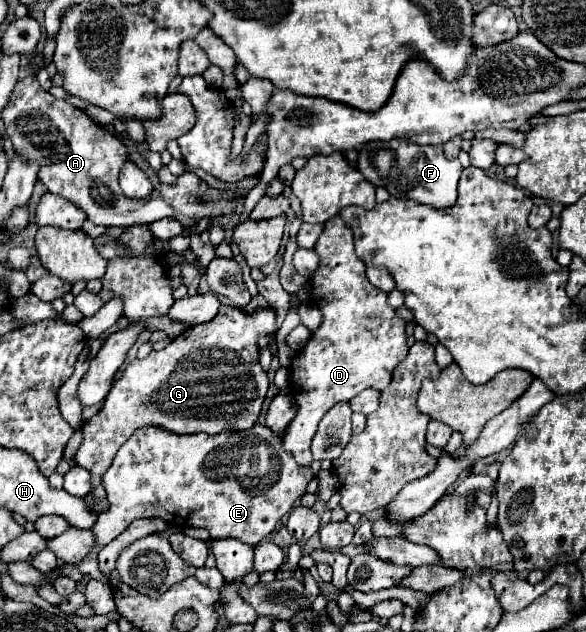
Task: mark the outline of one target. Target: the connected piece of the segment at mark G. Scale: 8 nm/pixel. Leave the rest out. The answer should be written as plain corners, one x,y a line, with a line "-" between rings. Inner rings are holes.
223,304
213,320
189,326
167,348
153,350
143,360
135,358
113,382
101,410
83,422
83,442
75,462
93,476
103,476
119,446
141,426
161,426
173,434
219,434
251,428
269,388
267,374
259,364
257,340
277,330
277,308
245,312

